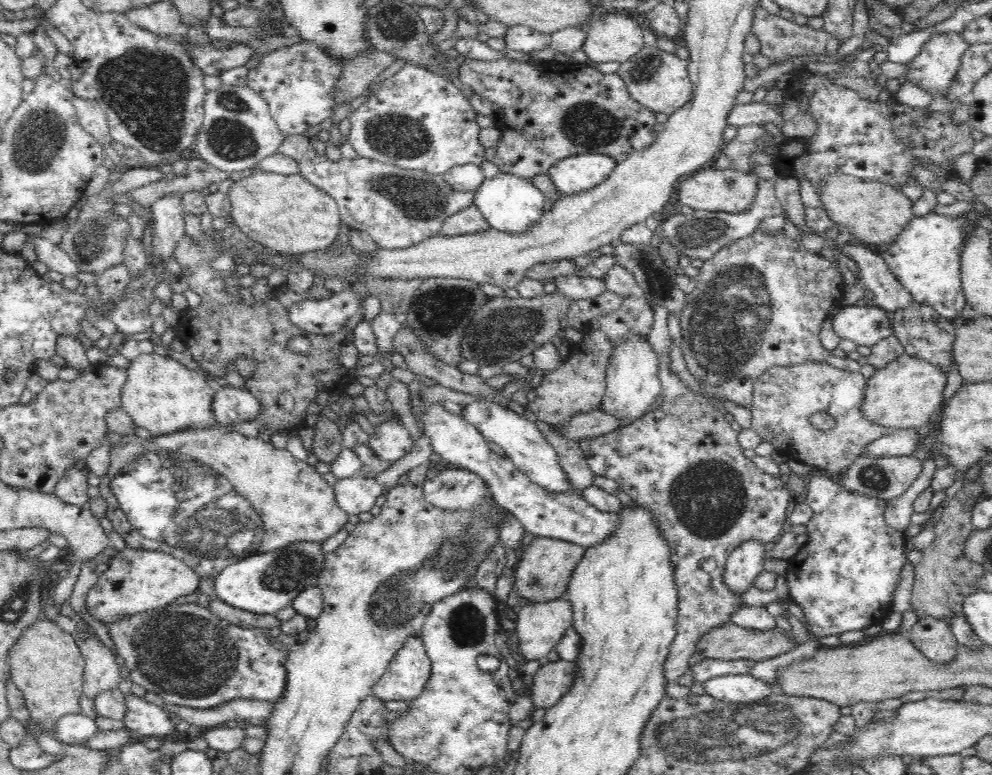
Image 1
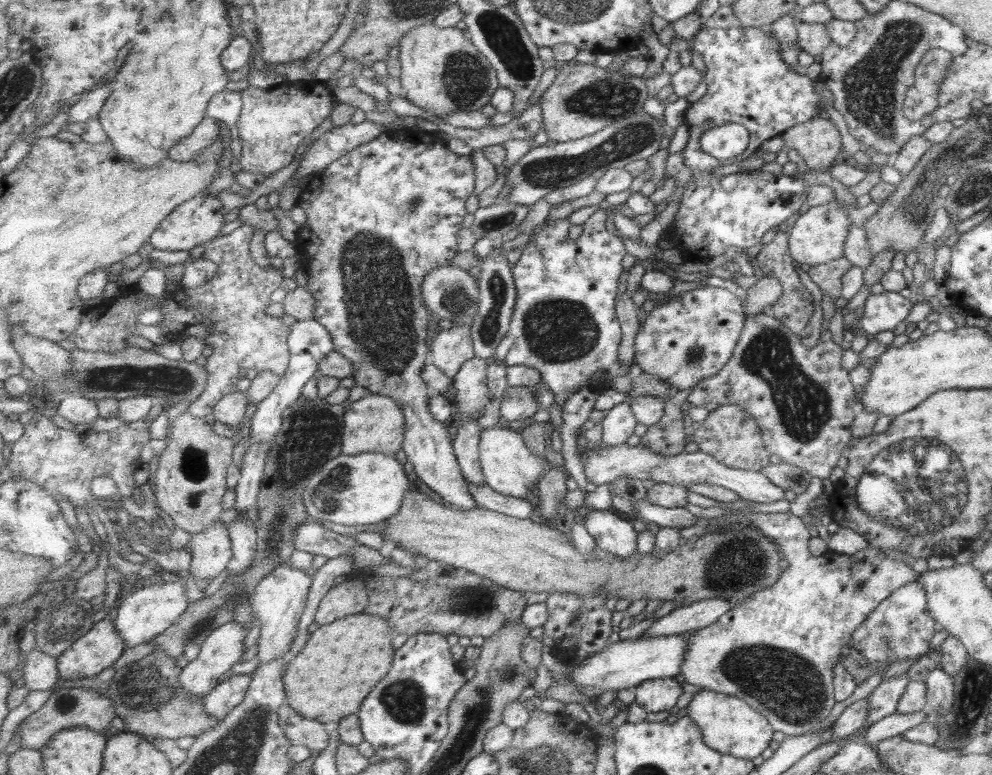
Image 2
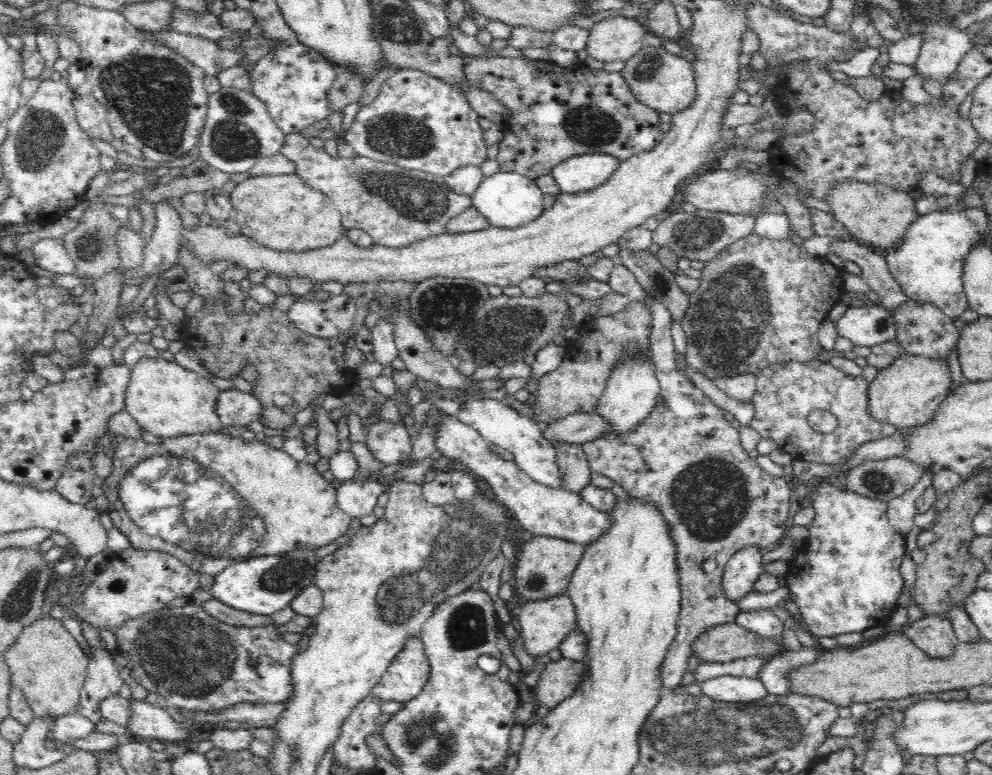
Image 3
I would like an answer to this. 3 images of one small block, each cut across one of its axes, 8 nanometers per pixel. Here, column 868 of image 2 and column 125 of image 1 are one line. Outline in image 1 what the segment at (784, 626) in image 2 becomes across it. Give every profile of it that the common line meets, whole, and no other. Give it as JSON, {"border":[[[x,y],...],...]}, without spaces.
{"border":[[[127,546],[118,551],[109,568],[88,591],[87,610],[100,622],[108,624],[114,618],[120,618],[120,614],[138,614],[162,608],[198,588],[198,573],[184,561],[157,550],[138,550]]]}

